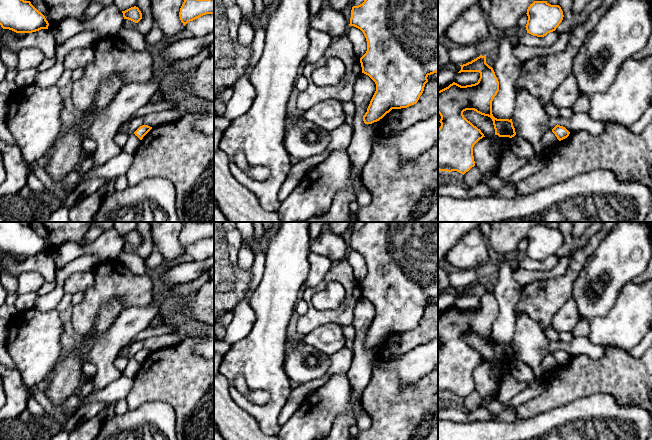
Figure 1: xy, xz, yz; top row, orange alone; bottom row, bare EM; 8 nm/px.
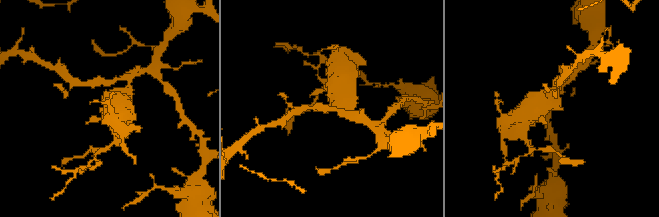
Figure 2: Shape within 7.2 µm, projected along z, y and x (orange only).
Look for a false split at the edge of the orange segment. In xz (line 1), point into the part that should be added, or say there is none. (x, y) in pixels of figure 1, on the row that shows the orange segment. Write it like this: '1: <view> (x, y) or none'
1: none

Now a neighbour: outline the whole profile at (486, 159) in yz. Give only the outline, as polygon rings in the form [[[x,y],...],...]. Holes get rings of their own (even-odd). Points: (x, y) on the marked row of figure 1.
[[[483,137],[474,145],[473,156],[475,166],[482,176],[498,169],[501,160],[488,137]]]

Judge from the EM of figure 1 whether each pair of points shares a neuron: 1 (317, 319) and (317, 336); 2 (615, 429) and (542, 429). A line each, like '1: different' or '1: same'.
1: different
2: same

